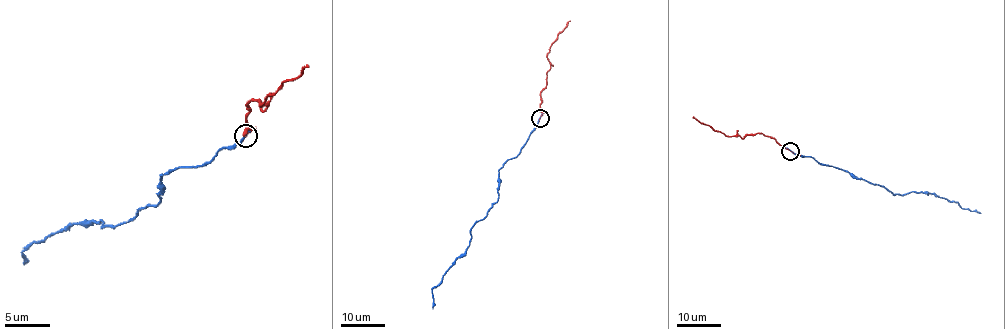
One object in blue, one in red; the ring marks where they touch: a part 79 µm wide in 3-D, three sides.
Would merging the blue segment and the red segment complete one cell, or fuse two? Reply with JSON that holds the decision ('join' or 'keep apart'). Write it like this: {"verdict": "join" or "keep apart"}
{"verdict": "join"}

